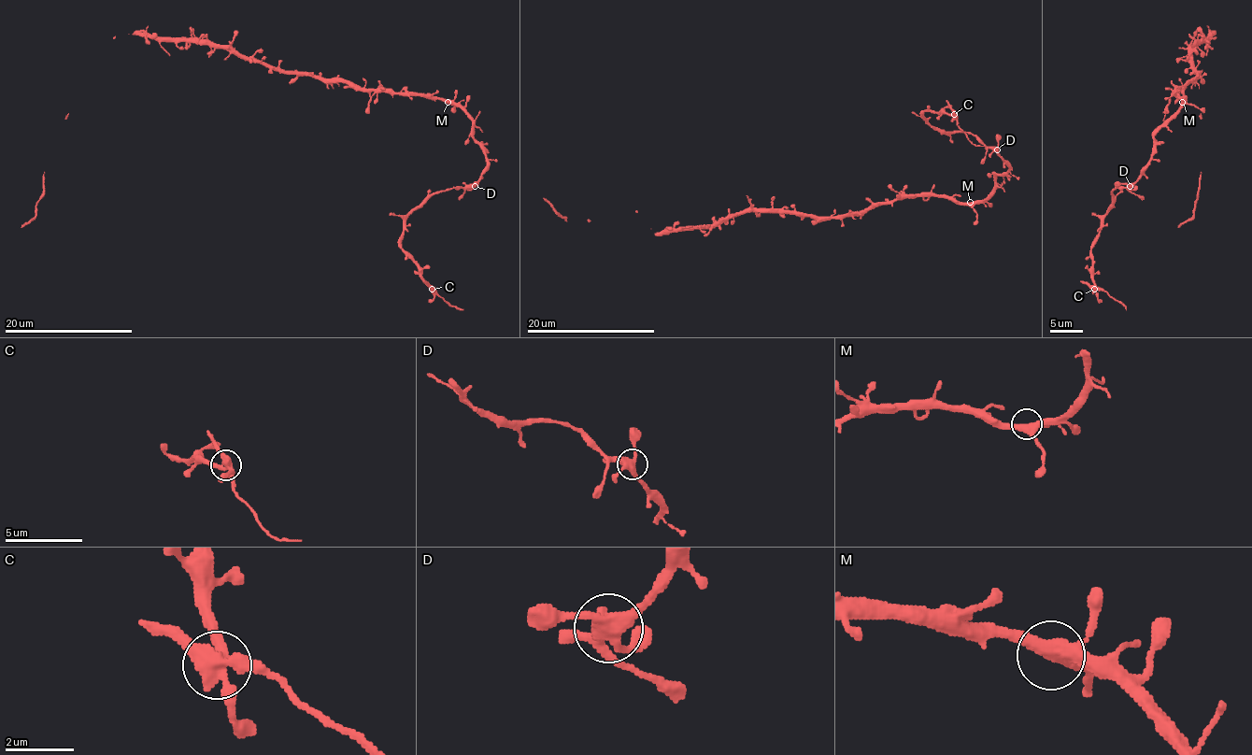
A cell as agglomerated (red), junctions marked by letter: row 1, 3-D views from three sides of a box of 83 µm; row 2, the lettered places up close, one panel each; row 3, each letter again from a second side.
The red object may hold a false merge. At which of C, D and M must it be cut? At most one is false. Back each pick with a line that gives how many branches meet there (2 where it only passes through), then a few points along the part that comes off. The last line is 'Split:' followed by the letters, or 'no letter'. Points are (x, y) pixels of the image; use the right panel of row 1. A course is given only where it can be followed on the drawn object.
C: branches 4; course (1094, 289), (1105, 291), (1126, 309)
Split: C

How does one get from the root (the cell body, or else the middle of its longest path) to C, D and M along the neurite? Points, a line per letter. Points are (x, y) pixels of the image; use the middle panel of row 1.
C: (859, 213), (917, 196), (981, 202), (992, 191), (1005, 162), (973, 135), (938, 132), (923, 117), (954, 114)
D: (859, 213), (917, 196), (981, 202), (992, 191), (995, 174), (1008, 168), (997, 149)
M: (859, 213), (881, 204), (917, 196), (946, 196), (960, 202), (970, 202)

